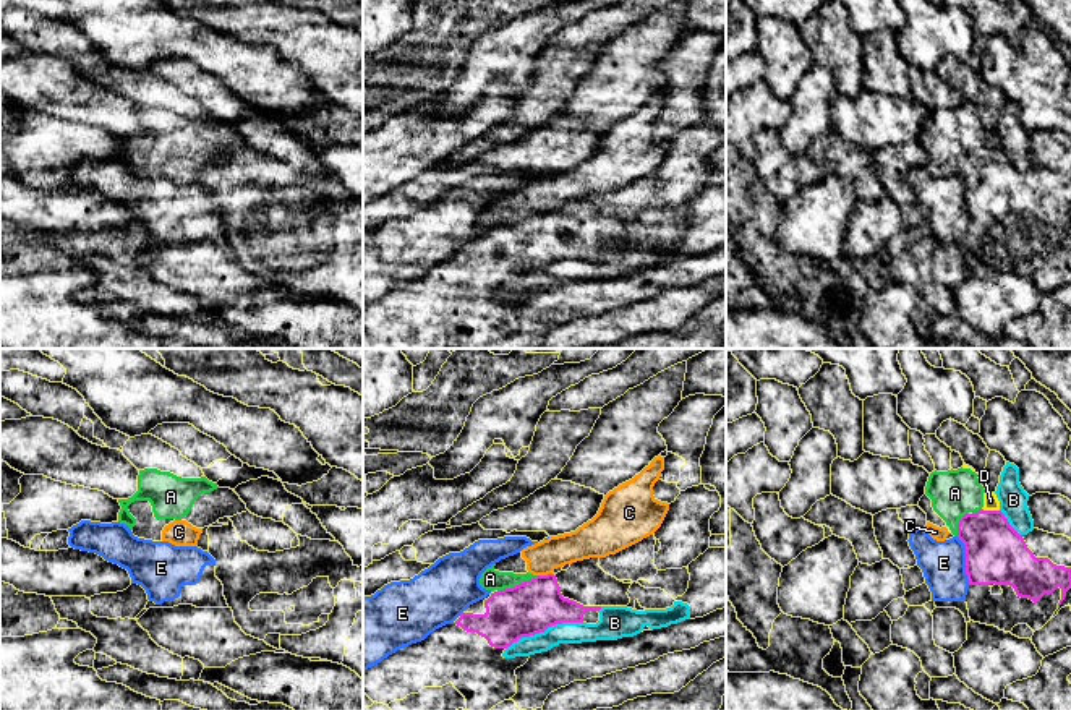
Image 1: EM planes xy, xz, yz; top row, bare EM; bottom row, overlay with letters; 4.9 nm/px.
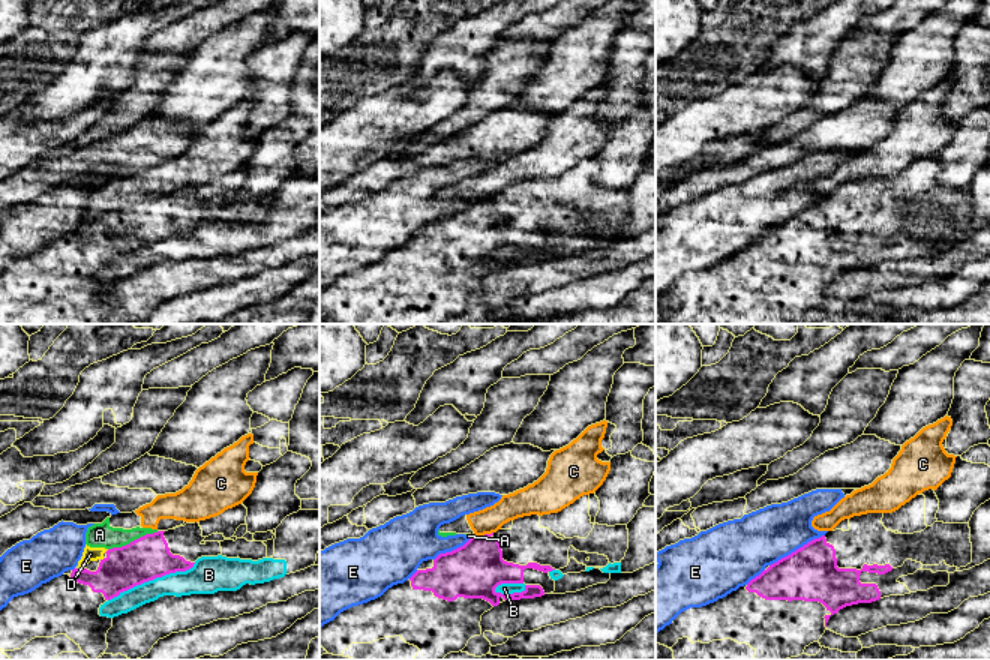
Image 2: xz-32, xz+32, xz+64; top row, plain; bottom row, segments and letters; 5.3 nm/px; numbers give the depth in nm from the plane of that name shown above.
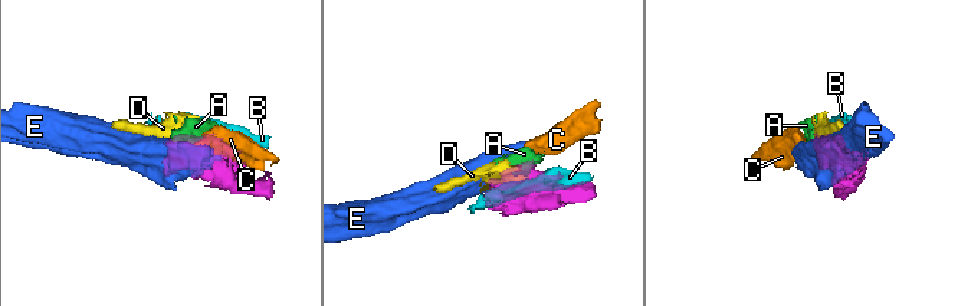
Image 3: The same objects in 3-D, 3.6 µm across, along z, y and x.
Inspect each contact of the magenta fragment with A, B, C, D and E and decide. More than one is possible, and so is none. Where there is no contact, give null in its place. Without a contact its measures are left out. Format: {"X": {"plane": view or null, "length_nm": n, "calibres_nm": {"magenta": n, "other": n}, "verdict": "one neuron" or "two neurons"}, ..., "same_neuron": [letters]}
{"A": {"plane": "xz", "length_nm": 220, "calibres_nm": {"magenta": 260, "other": 100}, "verdict": "two neurons"}, "B": {"plane": "xz", "length_nm": 400, "calibres_nm": {"magenta": 260, "other": 110}, "verdict": "two neurons"}, "C": {"plane": "xz", "length_nm": 80, "calibres_nm": {"magenta": 260, "other": 160}, "verdict": "two neurons"}, "D": {"plane": "yz", "length_nm": 90, "calibres_nm": {"magenta": 300, "other": 80}, "verdict": "two neurons"}, "E": {"plane": "yz", "length_nm": 260, "calibres_nm": {"magenta": 300, "other": 220}, "verdict": "two neurons"}, "same_neuron": []}

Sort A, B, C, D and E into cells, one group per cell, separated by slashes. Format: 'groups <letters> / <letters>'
groups A C D / B / E

